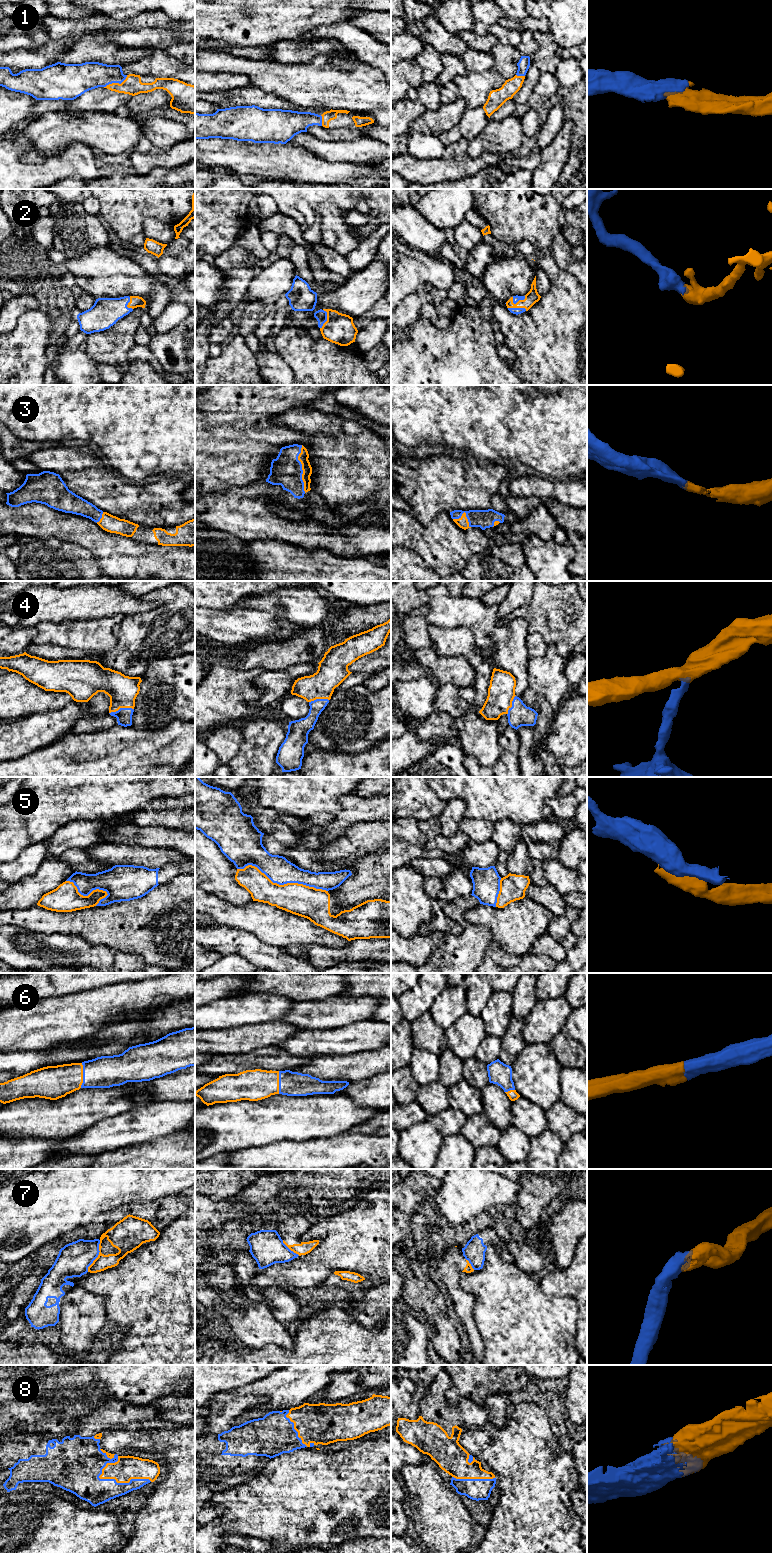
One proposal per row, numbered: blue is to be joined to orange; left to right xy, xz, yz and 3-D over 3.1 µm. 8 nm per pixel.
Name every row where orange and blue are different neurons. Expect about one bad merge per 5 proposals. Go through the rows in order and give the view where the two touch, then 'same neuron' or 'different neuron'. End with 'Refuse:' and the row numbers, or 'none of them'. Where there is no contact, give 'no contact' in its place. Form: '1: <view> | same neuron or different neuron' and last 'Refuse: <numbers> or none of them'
1: xy | same neuron
2: xz | same neuron
3: xz | same neuron
4: xy | same neuron
5: xz | different neuron
6: xy | same neuron
7: xy | different neuron
8: xy | same neuron
Refuse: 5, 7

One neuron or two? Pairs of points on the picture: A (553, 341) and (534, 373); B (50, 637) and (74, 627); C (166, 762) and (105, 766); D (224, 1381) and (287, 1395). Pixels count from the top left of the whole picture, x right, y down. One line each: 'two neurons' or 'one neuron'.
A: one neuron
B: one neuron
C: one neuron
D: two neurons

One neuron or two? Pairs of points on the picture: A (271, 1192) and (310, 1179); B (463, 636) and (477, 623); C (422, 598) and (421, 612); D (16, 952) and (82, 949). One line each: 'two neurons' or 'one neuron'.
A: one neuron
B: two neurons
C: two neurons
D: one neuron

